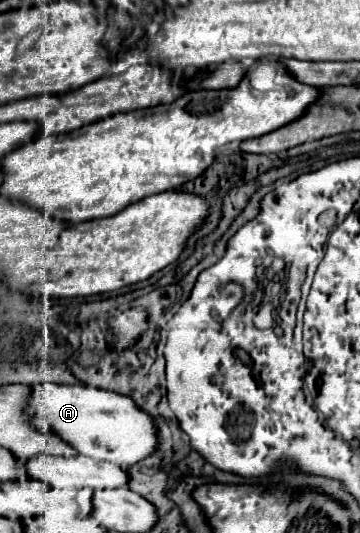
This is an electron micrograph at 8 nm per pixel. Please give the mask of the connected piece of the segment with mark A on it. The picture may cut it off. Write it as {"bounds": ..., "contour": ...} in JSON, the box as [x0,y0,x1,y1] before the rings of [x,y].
{"bounds":[25,382,155,466],"contour":[[[51,382],[29,386],[31,396],[27,398],[25,412],[29,422],[43,432],[55,432],[79,454],[107,460],[119,466],[137,464],[155,450],[155,422],[149,414],[139,410],[135,402],[117,392],[87,388],[82,384],[61,385]]]}

